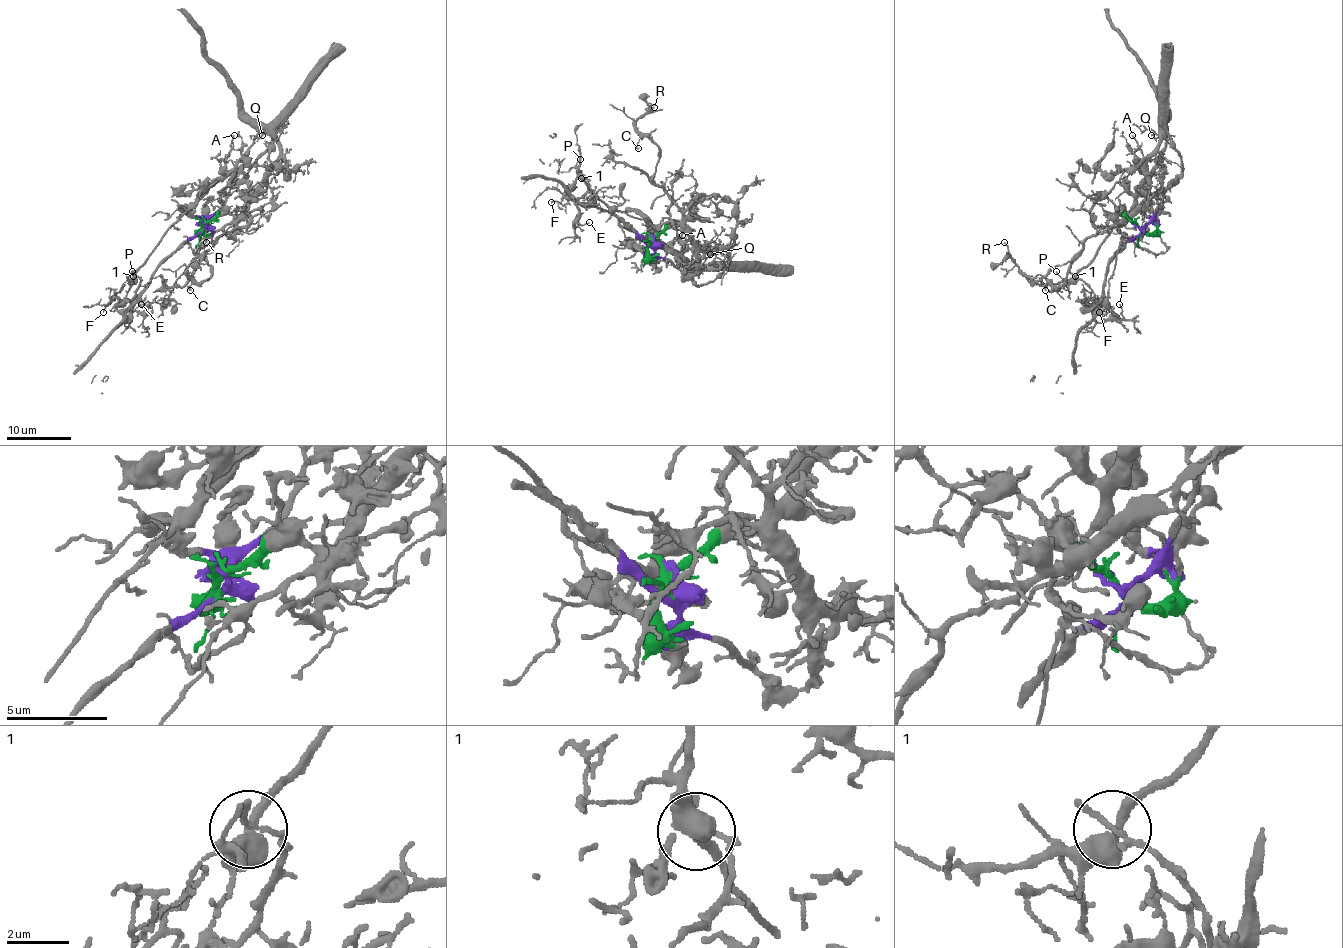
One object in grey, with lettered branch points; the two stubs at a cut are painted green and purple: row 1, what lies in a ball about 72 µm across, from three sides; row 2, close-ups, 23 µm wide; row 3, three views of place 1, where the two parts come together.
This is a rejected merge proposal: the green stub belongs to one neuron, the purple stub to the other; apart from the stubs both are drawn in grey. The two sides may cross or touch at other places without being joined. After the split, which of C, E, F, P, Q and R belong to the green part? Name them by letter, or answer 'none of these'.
C, P, Q, R

